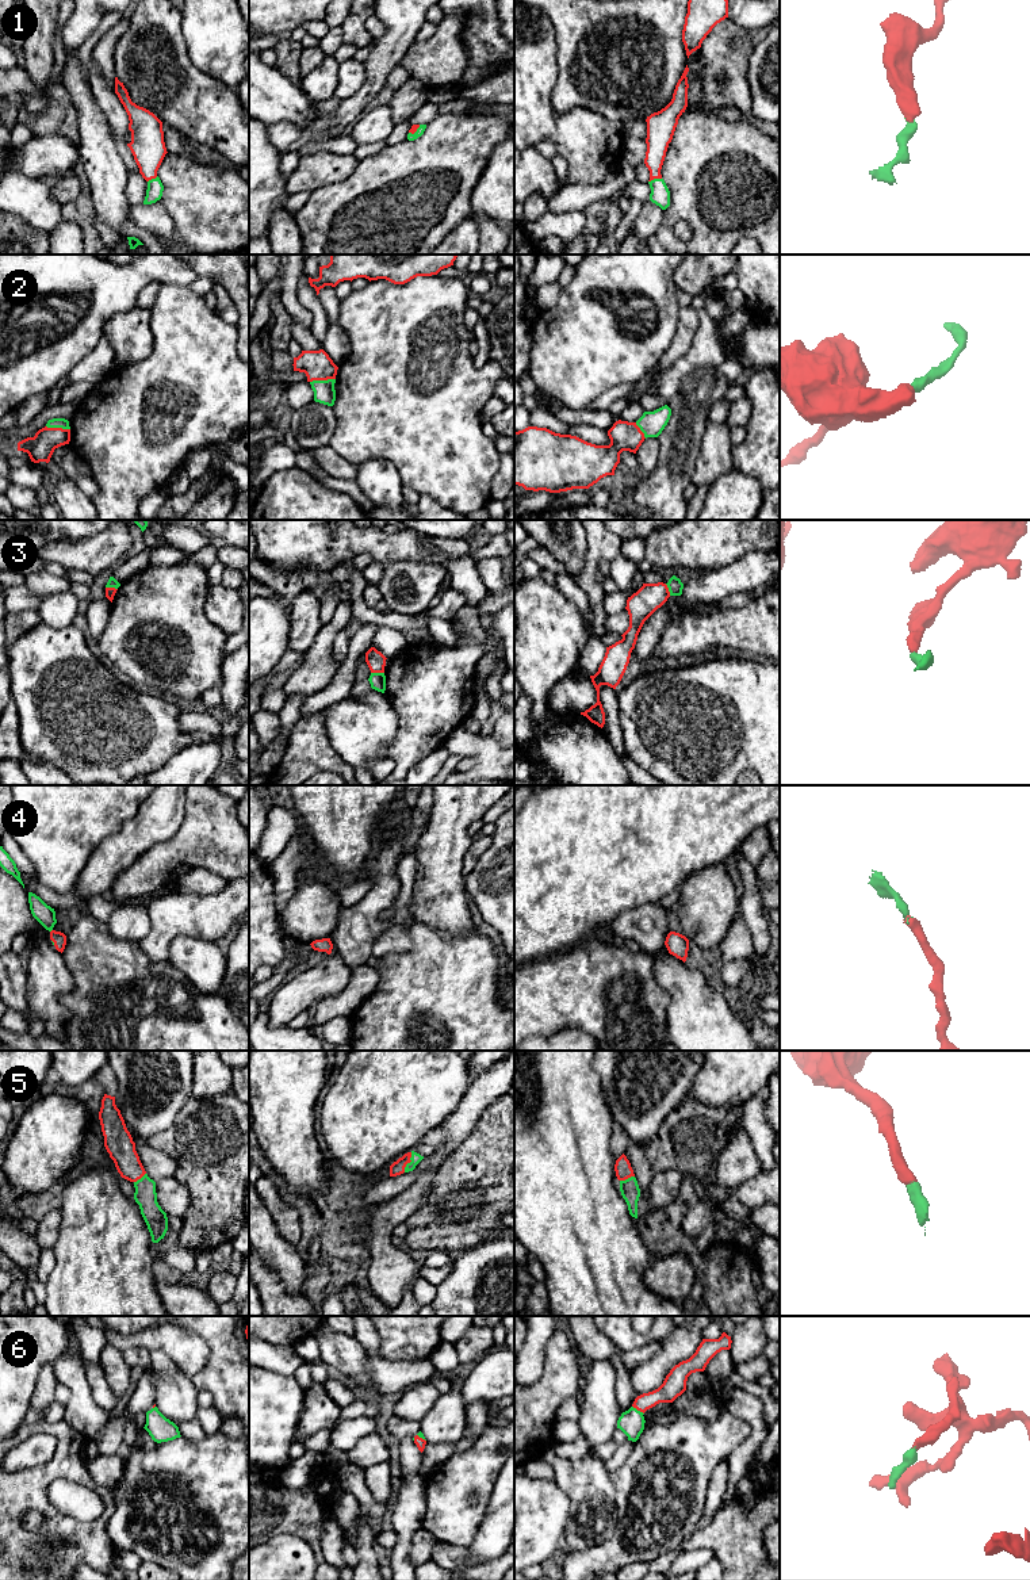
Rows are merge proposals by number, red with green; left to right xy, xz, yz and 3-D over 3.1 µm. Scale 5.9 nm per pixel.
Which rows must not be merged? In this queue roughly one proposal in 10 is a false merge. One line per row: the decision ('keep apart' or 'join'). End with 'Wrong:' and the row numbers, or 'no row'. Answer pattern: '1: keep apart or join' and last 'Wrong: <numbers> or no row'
1: join
2: join
3: join
4: join
5: join
6: join
Wrong: no row

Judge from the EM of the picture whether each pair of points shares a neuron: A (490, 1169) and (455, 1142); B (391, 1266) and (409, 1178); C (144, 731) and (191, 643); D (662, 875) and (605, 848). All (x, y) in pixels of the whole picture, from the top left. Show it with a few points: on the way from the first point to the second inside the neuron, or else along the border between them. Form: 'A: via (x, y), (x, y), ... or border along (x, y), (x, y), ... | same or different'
A: border along (478, 1118), (471, 1135), (450, 1156) | different
B: border along (429, 1163), (402, 1192), (381, 1204) | different
C: border along (141, 689), (168, 696), (173, 700) | different
D: via (648, 861), (635, 848), (619, 848) | same

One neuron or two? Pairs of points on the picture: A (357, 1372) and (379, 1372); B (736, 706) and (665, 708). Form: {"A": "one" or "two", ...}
{"A": "two", "B": "one"}

